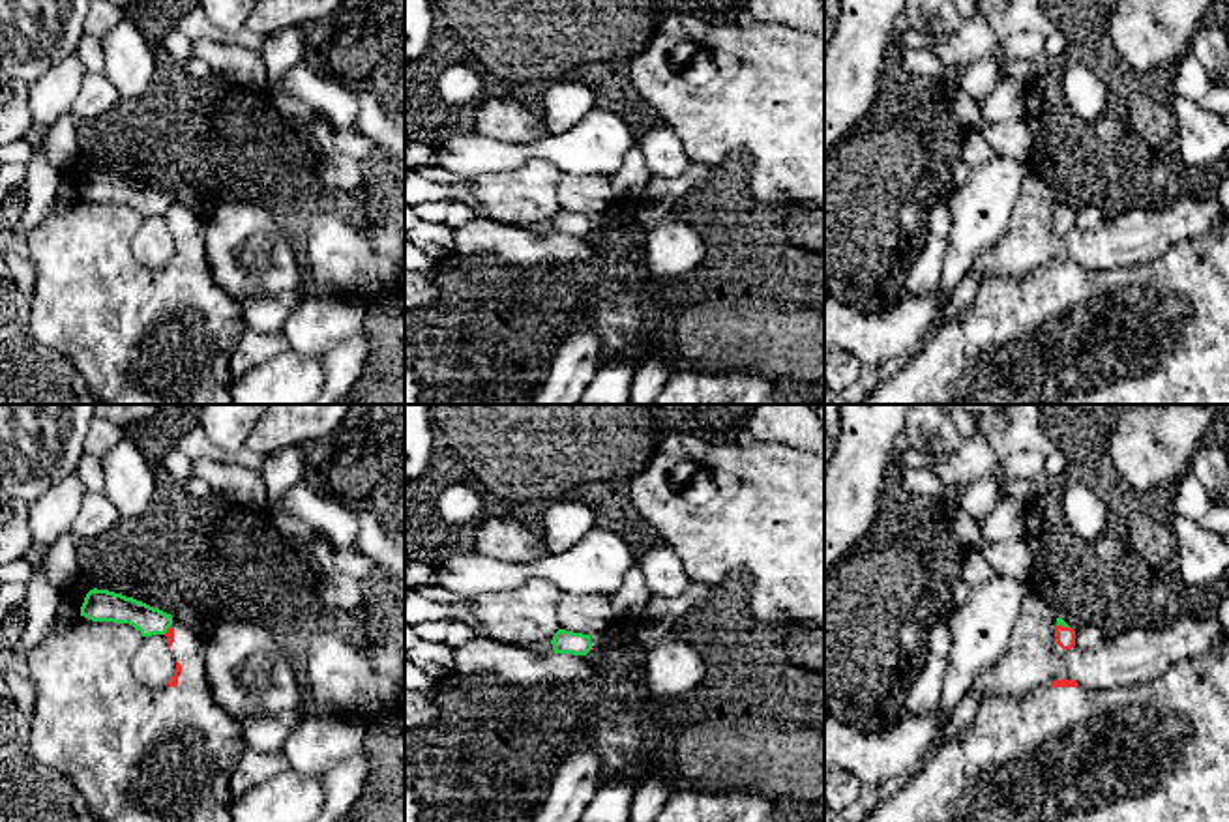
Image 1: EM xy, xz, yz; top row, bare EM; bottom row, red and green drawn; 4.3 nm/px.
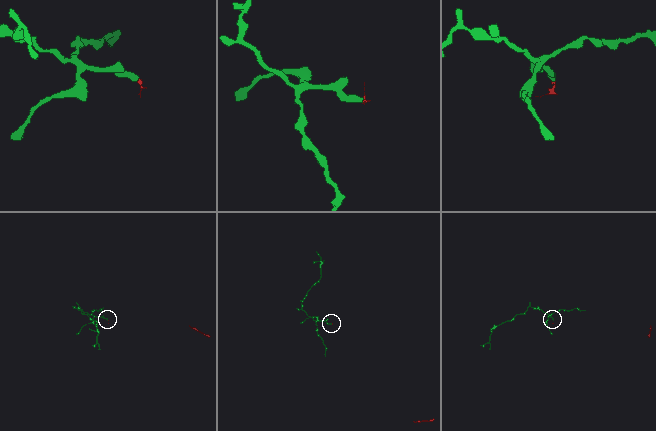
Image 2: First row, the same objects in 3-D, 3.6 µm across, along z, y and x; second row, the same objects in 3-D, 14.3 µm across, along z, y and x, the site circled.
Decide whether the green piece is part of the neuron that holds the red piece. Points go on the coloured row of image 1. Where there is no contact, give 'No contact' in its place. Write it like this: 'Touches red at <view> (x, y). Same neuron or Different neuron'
Touches red at xy (167, 630). Different neuron

